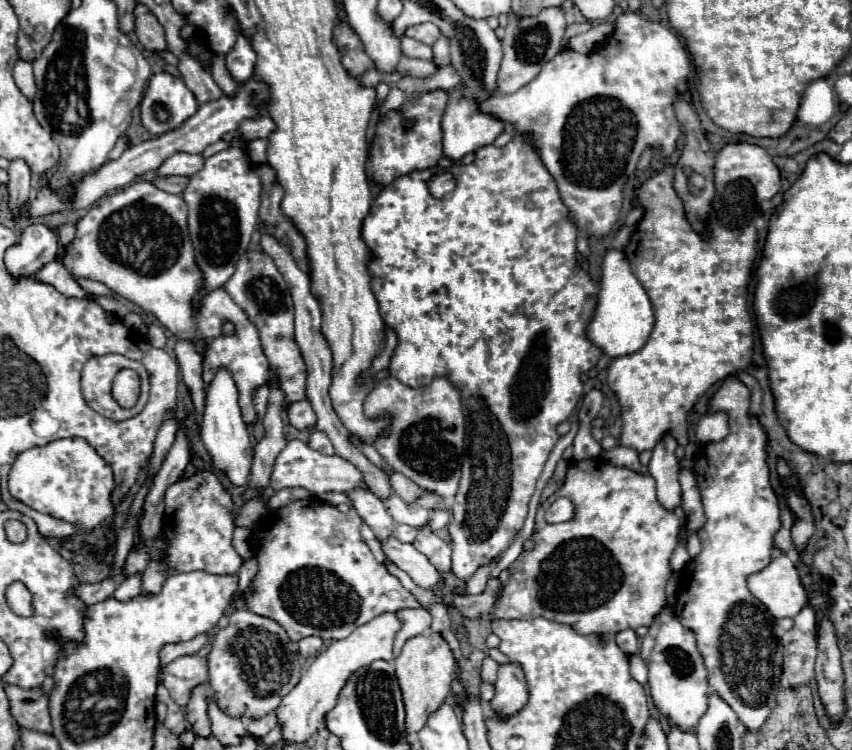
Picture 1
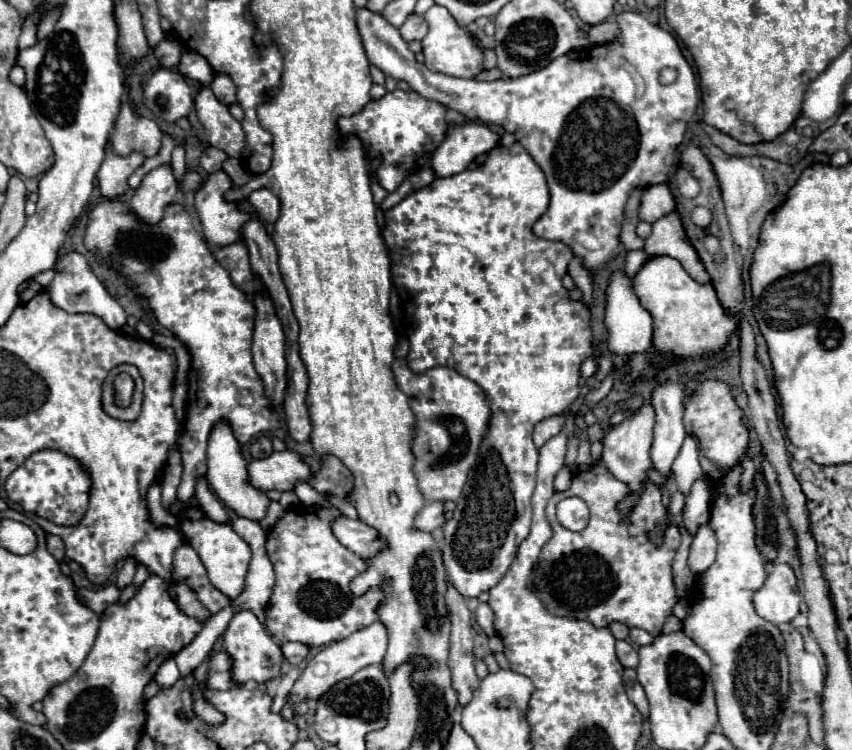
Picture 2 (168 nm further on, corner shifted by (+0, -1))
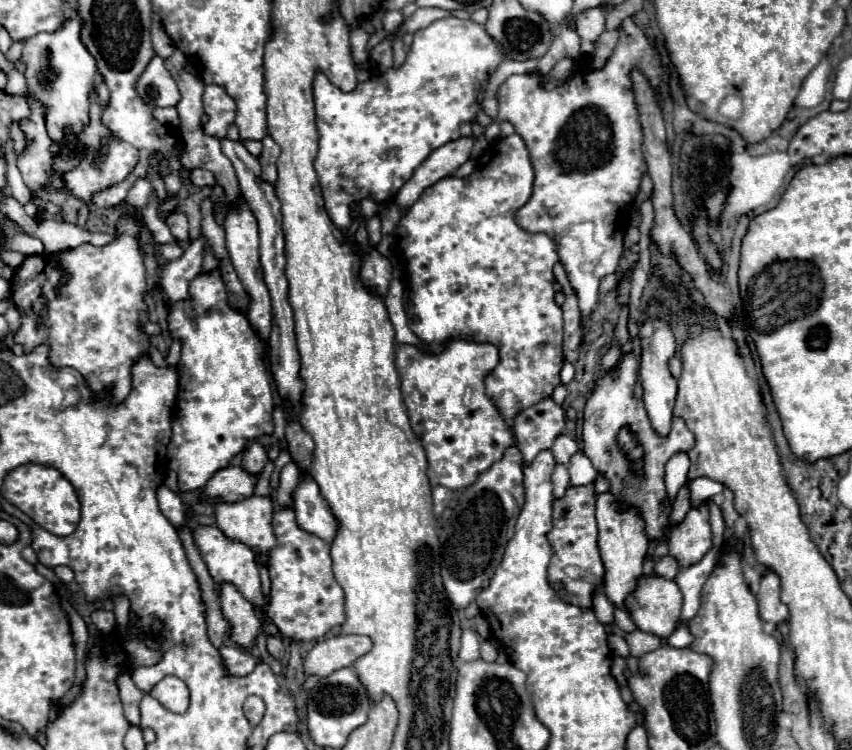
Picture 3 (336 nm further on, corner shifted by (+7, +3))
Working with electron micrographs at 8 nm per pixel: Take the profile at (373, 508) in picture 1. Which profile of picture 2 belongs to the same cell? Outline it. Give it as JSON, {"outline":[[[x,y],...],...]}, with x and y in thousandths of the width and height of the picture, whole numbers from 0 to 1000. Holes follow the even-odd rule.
{"outline":[[[381,608],[377,611],[374,632],[367,635],[363,643],[372,656],[386,656],[403,667],[410,667],[407,659],[414,648],[414,635],[393,608]]]}

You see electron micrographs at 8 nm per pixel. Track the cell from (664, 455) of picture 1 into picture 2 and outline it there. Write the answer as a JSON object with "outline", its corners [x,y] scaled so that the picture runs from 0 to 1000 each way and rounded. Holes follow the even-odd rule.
{"outline":[[[788,507],[771,512],[764,525],[764,541],[769,547],[769,584],[764,595],[764,613],[769,619],[769,627],[790,637],[788,619],[795,611],[806,581],[802,571],[802,515]]]}

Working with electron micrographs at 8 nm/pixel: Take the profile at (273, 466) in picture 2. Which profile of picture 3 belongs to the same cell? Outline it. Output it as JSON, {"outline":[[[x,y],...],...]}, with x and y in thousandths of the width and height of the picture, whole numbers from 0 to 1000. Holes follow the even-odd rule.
{"outline":[[[265,621],[244,640],[239,661],[249,669],[279,669],[296,661],[303,640],[305,632],[293,632],[284,621]]]}

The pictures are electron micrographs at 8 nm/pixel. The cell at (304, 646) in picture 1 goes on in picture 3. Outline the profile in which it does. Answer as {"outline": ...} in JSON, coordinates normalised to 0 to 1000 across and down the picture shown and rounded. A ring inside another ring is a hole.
{"outline":[[[315,848],[315,869],[317,869],[317,872],[324,877],[324,880],[331,880],[331,875],[336,872],[336,864],[333,864],[331,853]]]}

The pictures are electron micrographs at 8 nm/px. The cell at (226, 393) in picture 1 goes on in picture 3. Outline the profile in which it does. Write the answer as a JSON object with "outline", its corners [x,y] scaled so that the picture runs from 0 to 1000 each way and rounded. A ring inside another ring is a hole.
{"outline":[[[293,661],[286,669],[254,669],[254,699],[256,704],[272,720],[286,723],[293,728],[298,736],[305,736],[305,747],[315,749],[315,733],[322,731],[324,717],[317,701],[319,685],[322,685],[322,672],[317,661]]]}

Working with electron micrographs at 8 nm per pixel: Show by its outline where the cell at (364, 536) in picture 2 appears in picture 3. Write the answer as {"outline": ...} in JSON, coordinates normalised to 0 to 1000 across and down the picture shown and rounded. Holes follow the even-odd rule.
{"outline":[[[359,637],[350,645],[345,656],[345,683],[350,701],[378,720],[390,723],[397,712],[397,693],[390,688],[385,669],[378,664],[373,645]]]}

